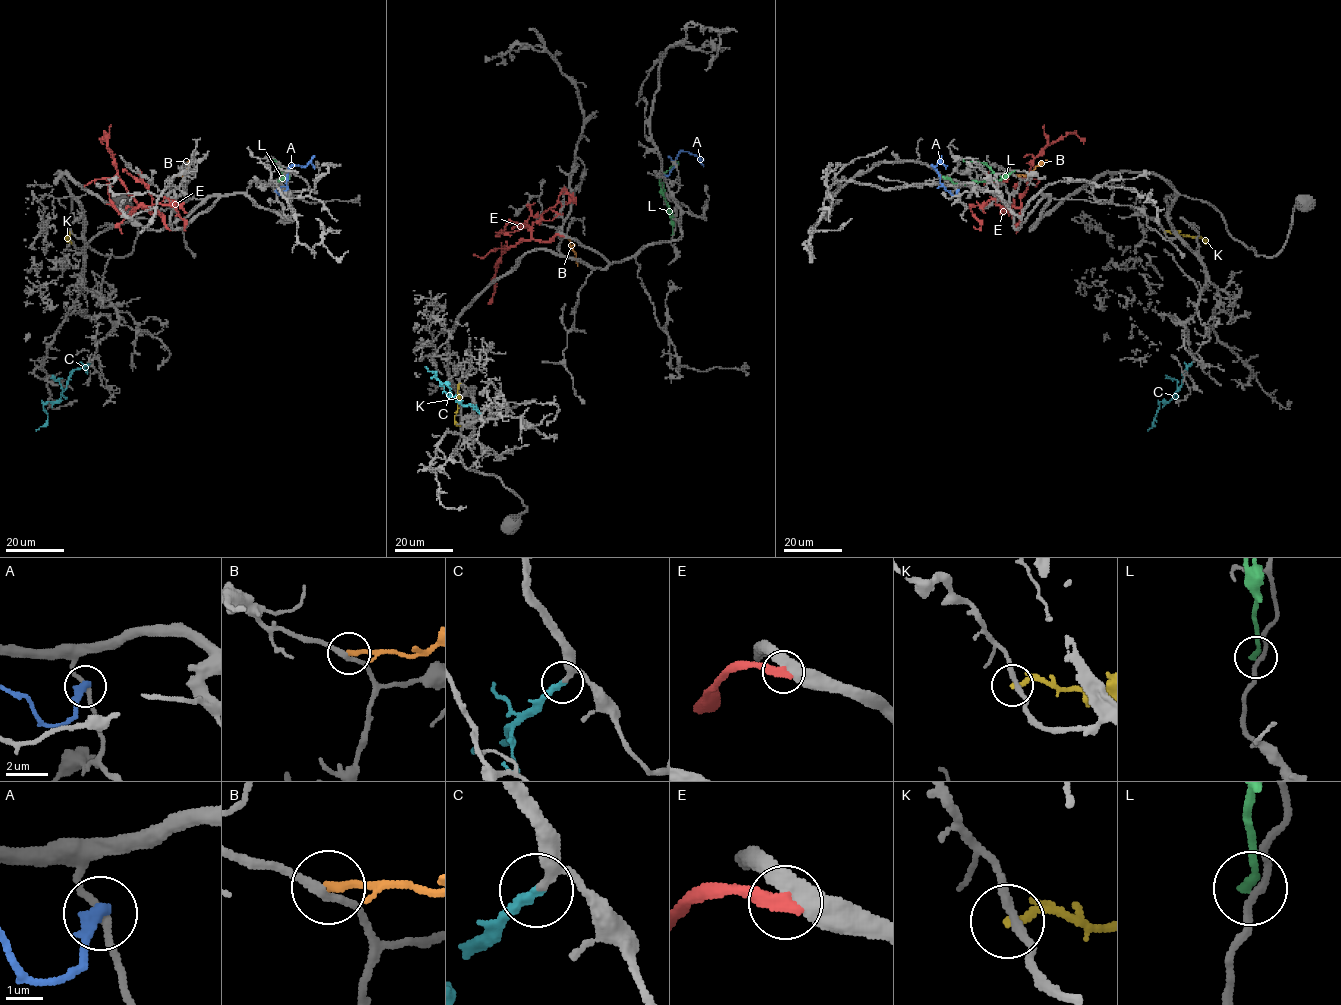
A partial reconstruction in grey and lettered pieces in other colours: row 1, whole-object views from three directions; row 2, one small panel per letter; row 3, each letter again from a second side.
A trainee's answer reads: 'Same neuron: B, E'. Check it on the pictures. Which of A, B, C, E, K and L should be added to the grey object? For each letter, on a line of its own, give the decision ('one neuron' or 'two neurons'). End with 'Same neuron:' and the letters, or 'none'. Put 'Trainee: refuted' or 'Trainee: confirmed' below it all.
A: two neurons
B: one neuron
C: one neuron
E: two neurons
K: two neurons
L: two neurons
Same neuron: B, C
Trainee: refuted

